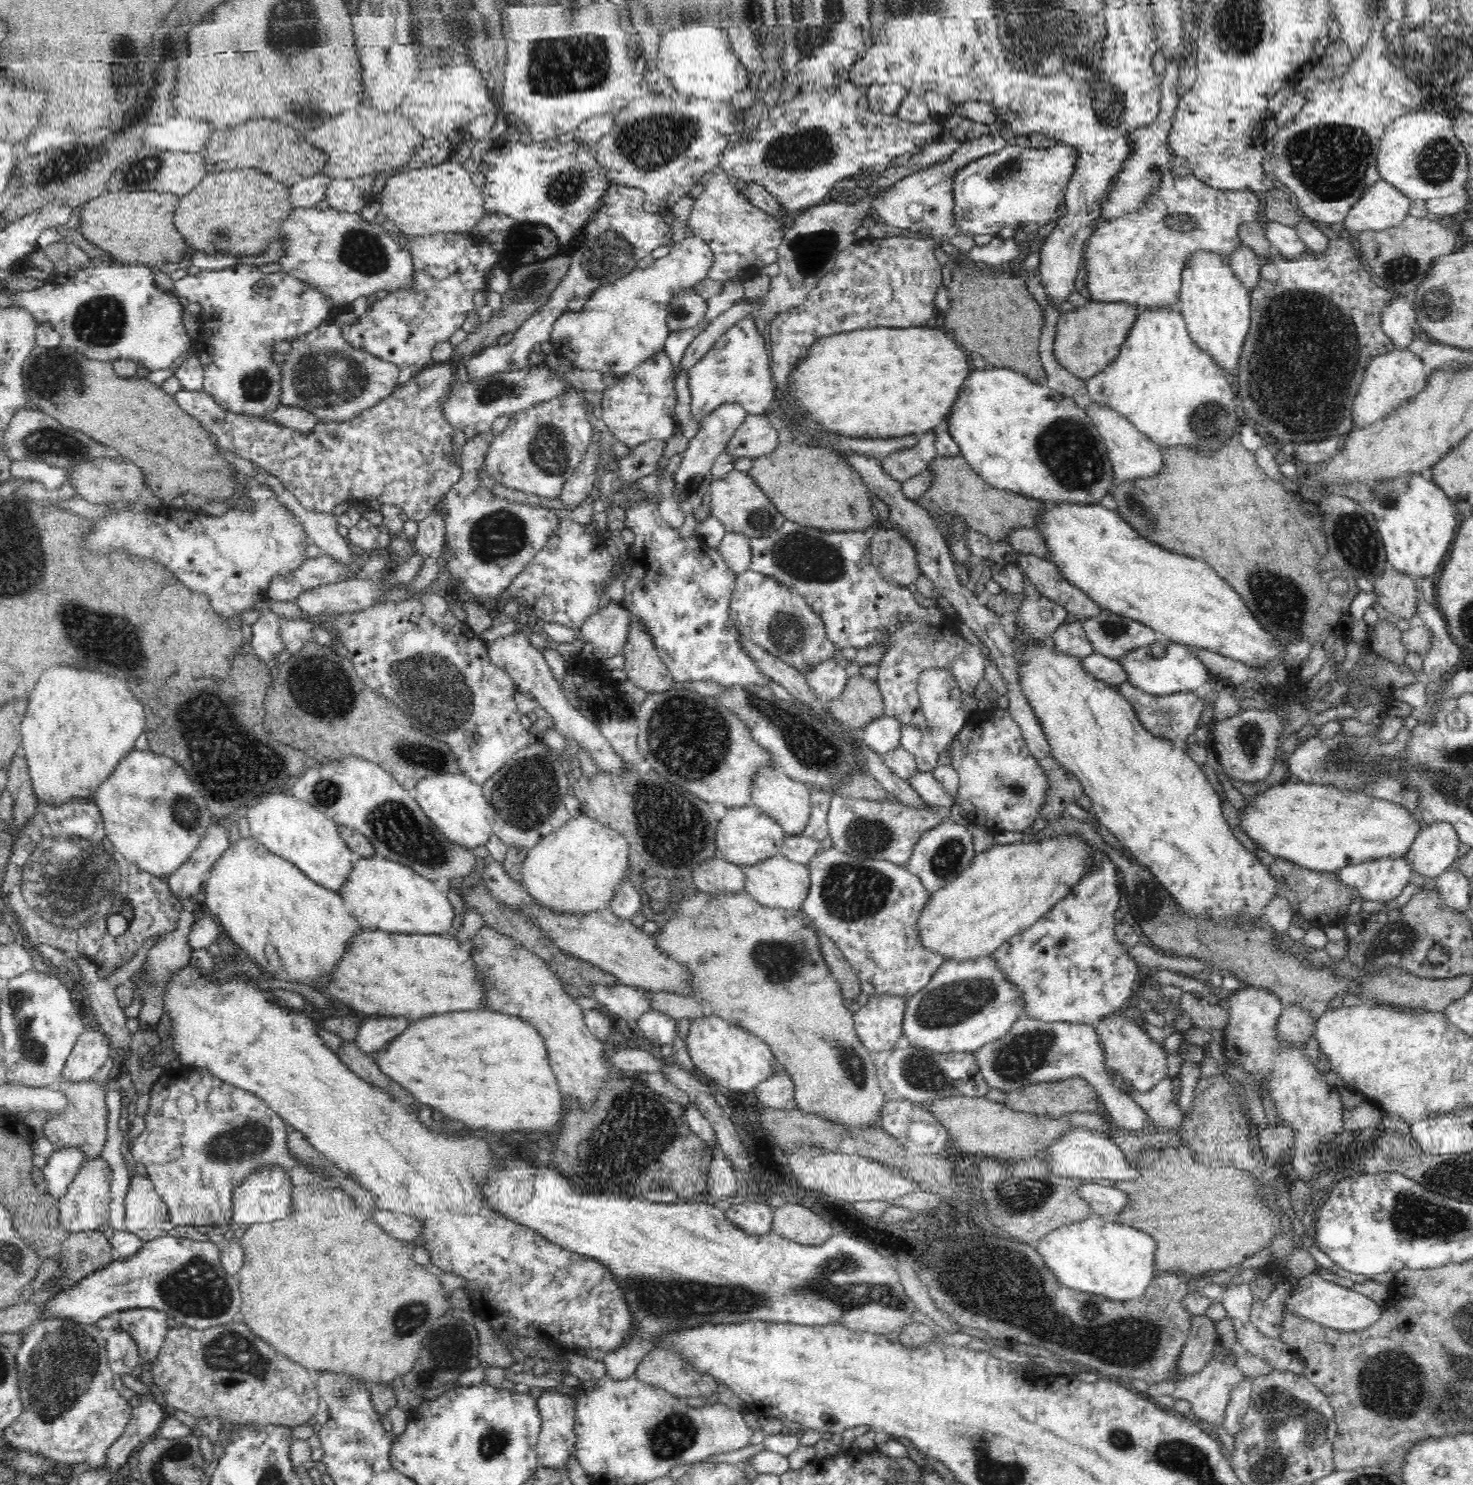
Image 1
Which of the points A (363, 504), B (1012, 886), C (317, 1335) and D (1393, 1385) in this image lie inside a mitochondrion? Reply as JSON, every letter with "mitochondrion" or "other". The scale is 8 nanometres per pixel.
{"A":"other","B":"other","C":"other","D":"mitochondrion"}

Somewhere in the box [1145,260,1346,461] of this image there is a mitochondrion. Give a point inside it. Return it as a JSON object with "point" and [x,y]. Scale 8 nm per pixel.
{"point":[1302,411]}

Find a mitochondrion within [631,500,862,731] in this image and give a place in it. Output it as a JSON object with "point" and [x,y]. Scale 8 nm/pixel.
{"point":[801,555]}

